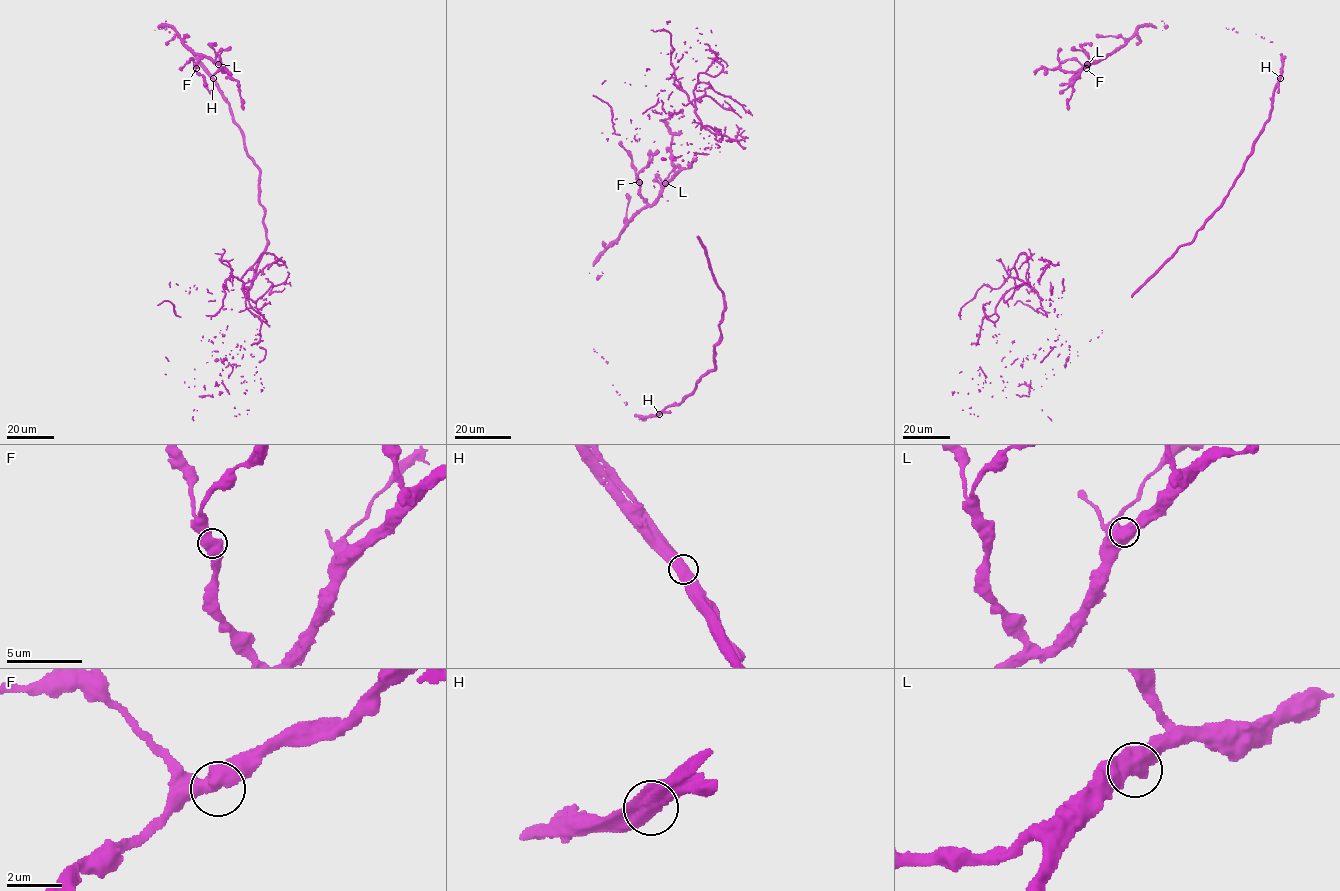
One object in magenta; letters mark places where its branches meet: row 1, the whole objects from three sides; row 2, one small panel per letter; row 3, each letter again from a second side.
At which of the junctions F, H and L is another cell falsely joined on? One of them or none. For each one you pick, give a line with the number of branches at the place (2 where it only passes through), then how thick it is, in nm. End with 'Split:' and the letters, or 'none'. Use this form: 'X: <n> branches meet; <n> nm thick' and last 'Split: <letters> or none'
H: 2 branches meet; 650 nm thick
Split: H

